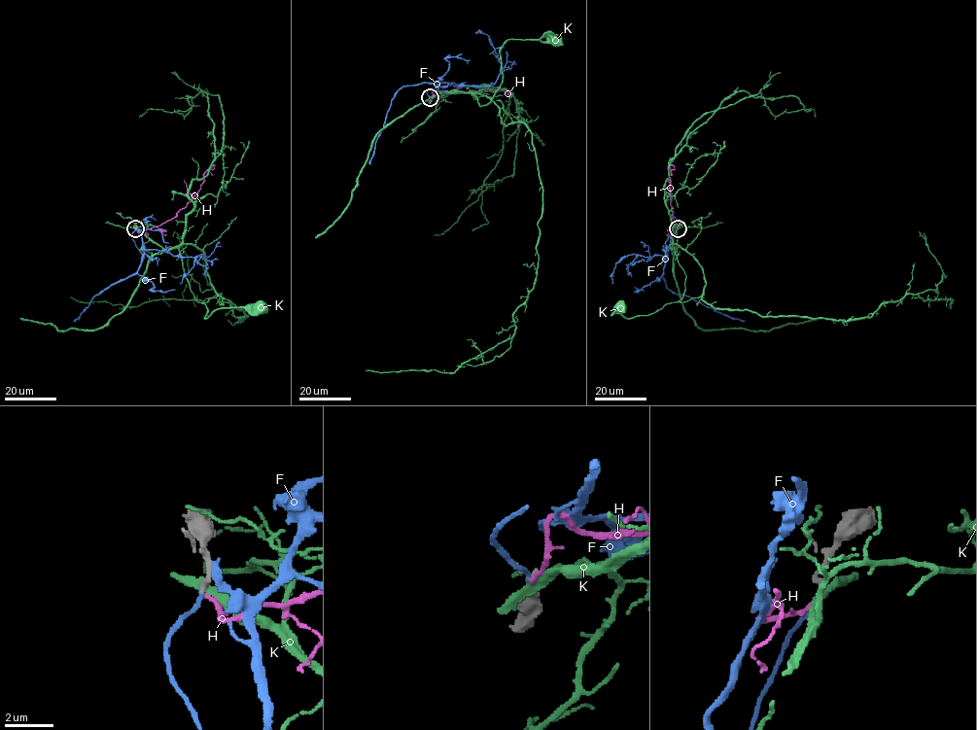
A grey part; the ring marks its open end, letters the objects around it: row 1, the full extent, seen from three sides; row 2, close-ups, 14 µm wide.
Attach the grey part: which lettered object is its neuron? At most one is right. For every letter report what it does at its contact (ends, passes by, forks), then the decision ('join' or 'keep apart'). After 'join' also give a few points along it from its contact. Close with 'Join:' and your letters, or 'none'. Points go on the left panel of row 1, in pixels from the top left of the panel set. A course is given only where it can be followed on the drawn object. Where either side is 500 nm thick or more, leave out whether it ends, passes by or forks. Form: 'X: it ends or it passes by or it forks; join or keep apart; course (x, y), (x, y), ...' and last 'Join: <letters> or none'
F: it ends; join; course (135, 229), (132, 237), (142, 255), (139, 268), (95, 295), (75, 321)
H: it ends; keep apart
K: it passes by; keep apart
Join: F

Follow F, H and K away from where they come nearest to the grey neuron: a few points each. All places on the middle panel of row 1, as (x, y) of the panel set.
F: (431, 97), (427, 92), (436, 87), (435, 84), (402, 86), (398, 91), (376, 141), (369, 164)
H: (431, 97), (435, 91), (474, 92), (507, 89), (508, 94), (505, 91)
K: (431, 98), (454, 90), (472, 93), (480, 106), (484, 105), (502, 82), (500, 50), (507, 40), (554, 41)

